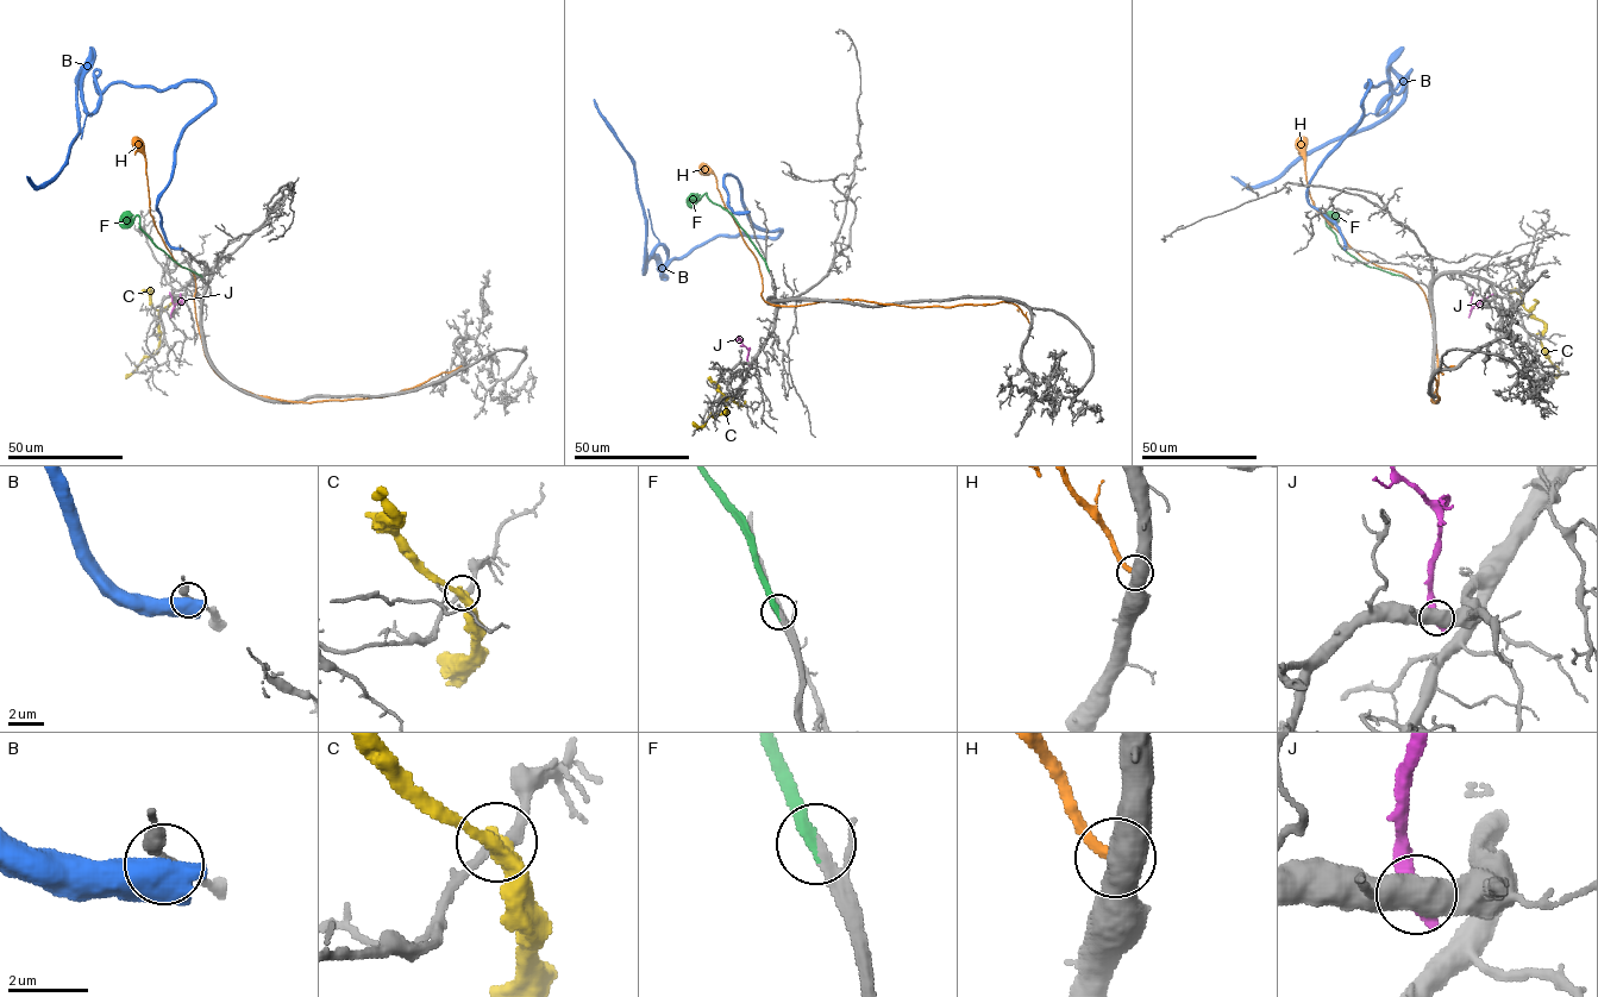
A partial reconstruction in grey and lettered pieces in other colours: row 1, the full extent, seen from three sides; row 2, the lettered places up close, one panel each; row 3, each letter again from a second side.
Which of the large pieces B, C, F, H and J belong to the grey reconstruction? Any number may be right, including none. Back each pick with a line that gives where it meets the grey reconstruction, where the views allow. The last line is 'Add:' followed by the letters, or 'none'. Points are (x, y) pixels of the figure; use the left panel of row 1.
F: meets grey at (202, 276)
Add: F

